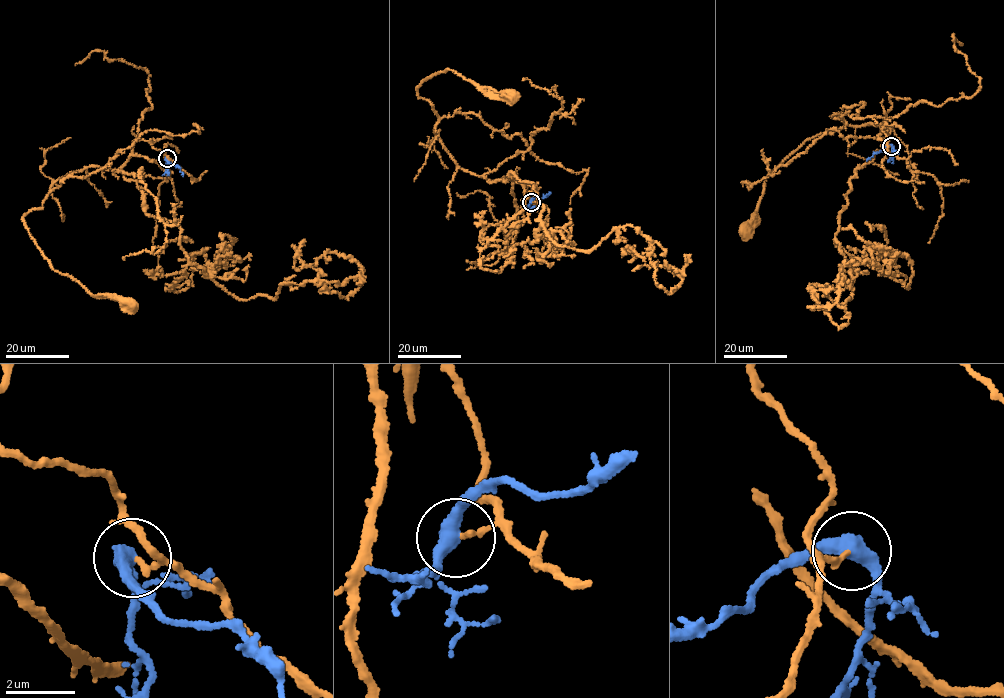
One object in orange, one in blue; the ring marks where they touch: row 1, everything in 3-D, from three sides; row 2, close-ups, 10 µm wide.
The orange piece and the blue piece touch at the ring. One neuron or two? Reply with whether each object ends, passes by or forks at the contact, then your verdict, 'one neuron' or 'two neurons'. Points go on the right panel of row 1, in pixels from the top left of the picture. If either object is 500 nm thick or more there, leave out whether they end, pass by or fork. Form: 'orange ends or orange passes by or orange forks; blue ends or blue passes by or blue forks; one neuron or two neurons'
orange ends; blue passes by; two neurons

